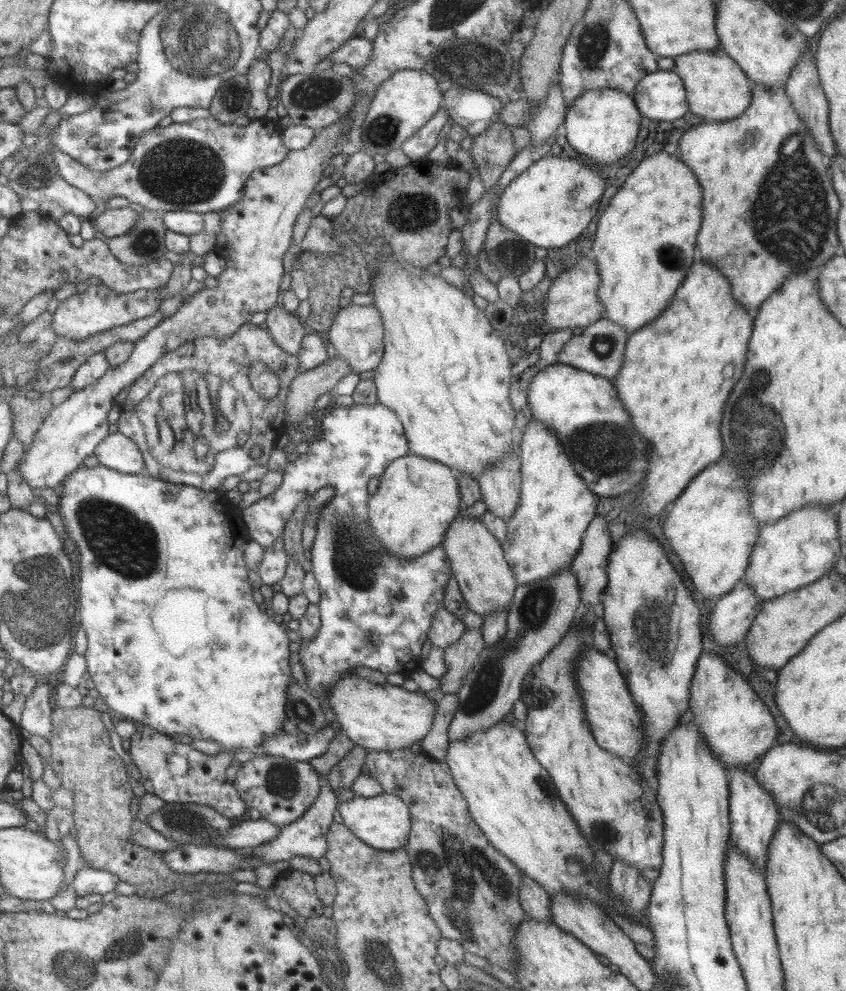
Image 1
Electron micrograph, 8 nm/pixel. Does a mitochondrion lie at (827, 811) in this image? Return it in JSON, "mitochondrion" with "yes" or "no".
{"mitochondrion":"yes"}

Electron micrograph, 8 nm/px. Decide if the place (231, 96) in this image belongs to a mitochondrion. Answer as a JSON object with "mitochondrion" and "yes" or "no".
{"mitochondrion":"yes"}

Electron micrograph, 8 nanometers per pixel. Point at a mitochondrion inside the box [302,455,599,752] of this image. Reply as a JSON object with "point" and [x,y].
{"point":[533,610]}

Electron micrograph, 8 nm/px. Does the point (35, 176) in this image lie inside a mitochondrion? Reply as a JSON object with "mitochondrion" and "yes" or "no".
{"mitochondrion":"yes"}

